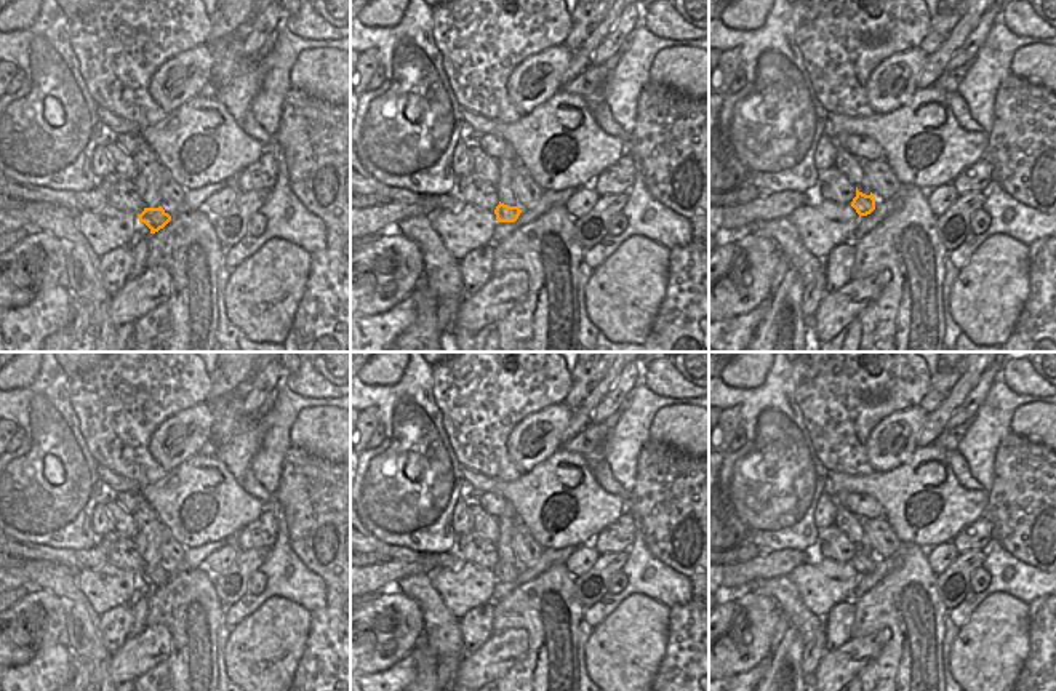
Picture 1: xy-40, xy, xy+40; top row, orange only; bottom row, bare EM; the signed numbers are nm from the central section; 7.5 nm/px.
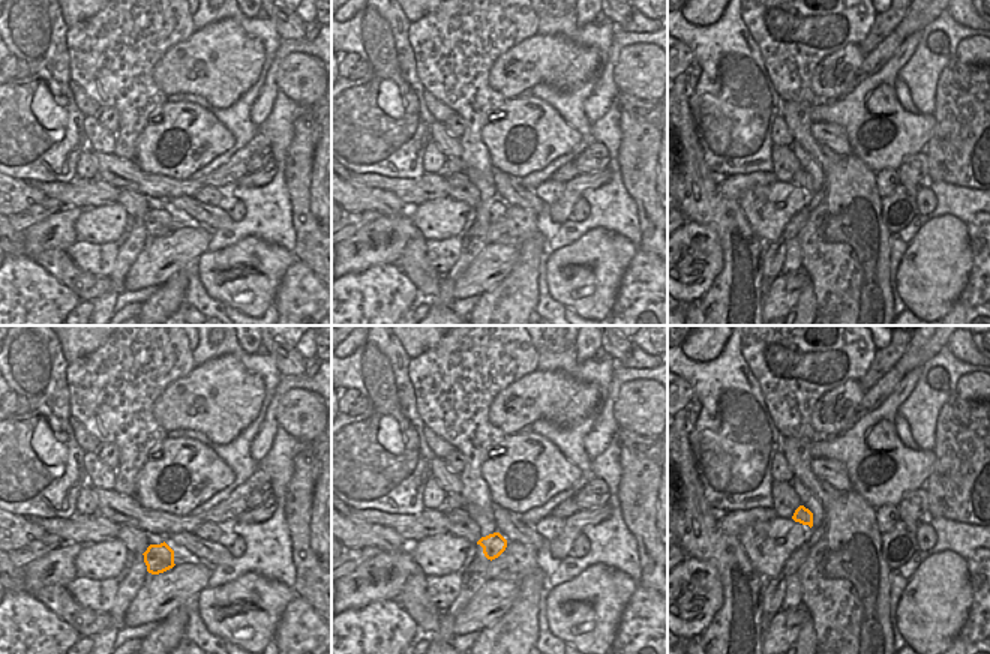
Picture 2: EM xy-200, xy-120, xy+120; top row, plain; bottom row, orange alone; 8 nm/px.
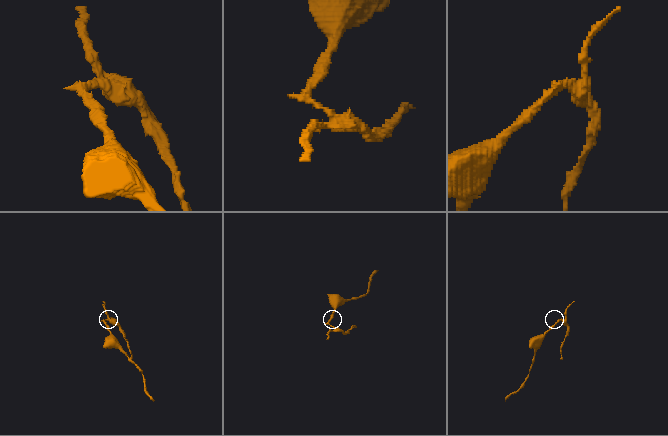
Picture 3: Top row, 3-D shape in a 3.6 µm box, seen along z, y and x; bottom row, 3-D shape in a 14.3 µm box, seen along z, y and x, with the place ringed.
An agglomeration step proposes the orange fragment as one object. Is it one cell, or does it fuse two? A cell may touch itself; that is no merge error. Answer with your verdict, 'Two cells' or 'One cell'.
Two cells

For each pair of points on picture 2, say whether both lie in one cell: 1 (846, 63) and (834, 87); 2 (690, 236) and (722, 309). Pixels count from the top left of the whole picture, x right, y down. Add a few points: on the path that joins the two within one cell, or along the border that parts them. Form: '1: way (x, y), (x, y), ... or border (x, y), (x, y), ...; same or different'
1: way (840, 69), (834, 81); same
2: border (720, 248), (722, 270), (701, 297), (686, 305); different

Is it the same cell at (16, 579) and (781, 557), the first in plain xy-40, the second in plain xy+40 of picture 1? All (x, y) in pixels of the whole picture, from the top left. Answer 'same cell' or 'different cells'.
same cell

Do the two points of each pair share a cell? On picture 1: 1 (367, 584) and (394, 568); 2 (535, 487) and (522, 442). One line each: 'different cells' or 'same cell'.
1: same cell
2: different cells

